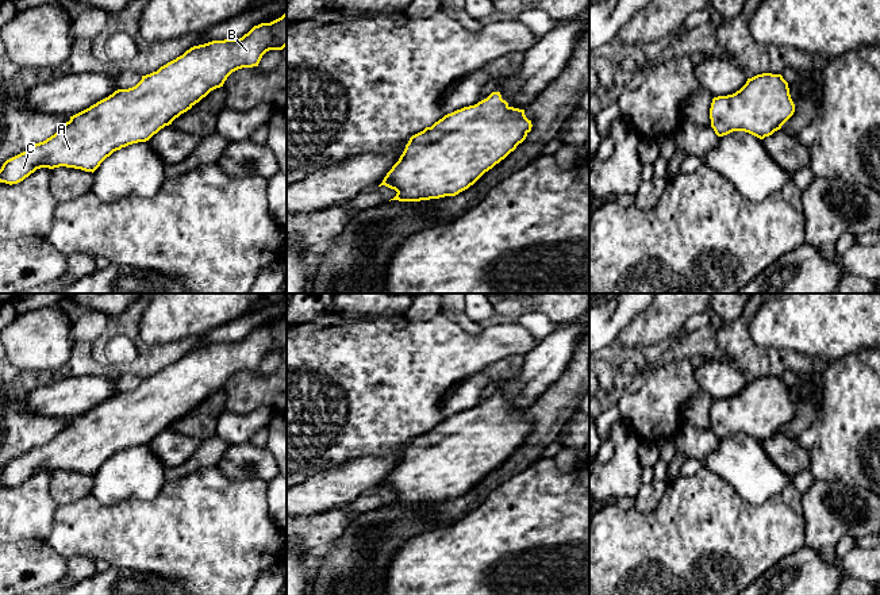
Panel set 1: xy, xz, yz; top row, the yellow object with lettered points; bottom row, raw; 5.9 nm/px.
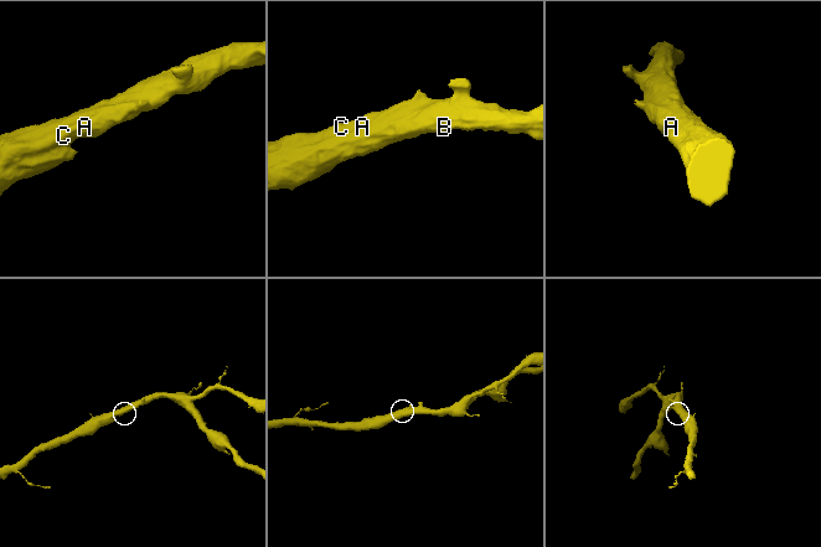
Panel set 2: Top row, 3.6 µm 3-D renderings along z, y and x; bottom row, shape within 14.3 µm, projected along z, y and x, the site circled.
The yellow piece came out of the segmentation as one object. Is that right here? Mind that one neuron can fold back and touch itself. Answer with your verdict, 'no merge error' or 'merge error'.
no merge error

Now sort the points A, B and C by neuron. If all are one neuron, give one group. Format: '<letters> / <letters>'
A B C

